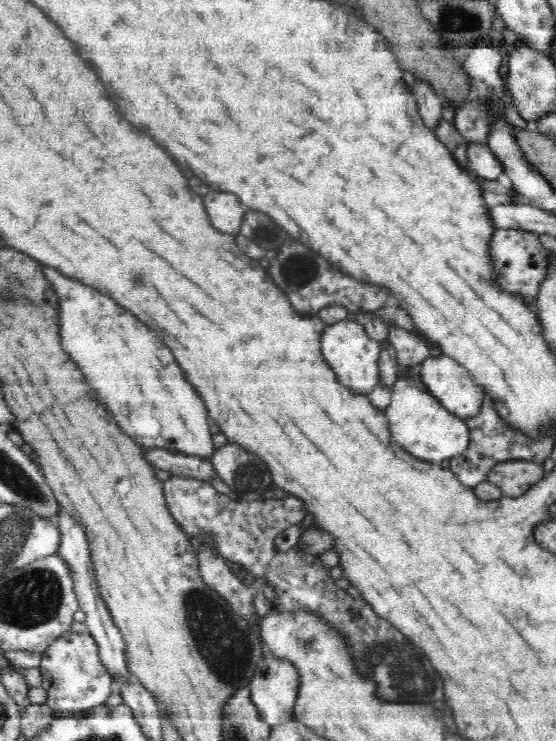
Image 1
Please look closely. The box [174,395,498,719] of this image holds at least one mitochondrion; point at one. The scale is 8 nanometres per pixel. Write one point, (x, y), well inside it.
(223, 644)

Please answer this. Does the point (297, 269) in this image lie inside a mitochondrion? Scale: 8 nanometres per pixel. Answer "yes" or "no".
yes

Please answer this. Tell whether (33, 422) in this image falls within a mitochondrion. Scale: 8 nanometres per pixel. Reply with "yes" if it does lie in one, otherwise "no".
no

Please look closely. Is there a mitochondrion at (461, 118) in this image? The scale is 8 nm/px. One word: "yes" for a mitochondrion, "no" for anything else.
no

